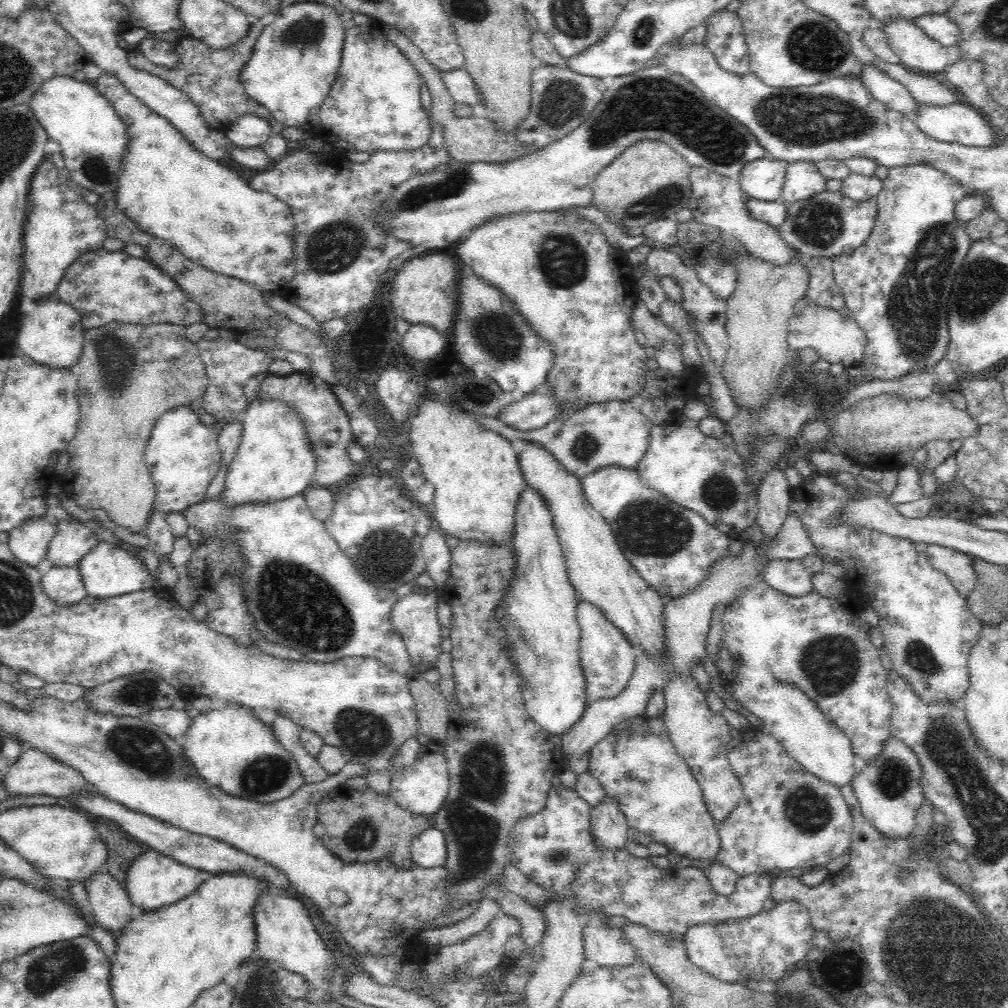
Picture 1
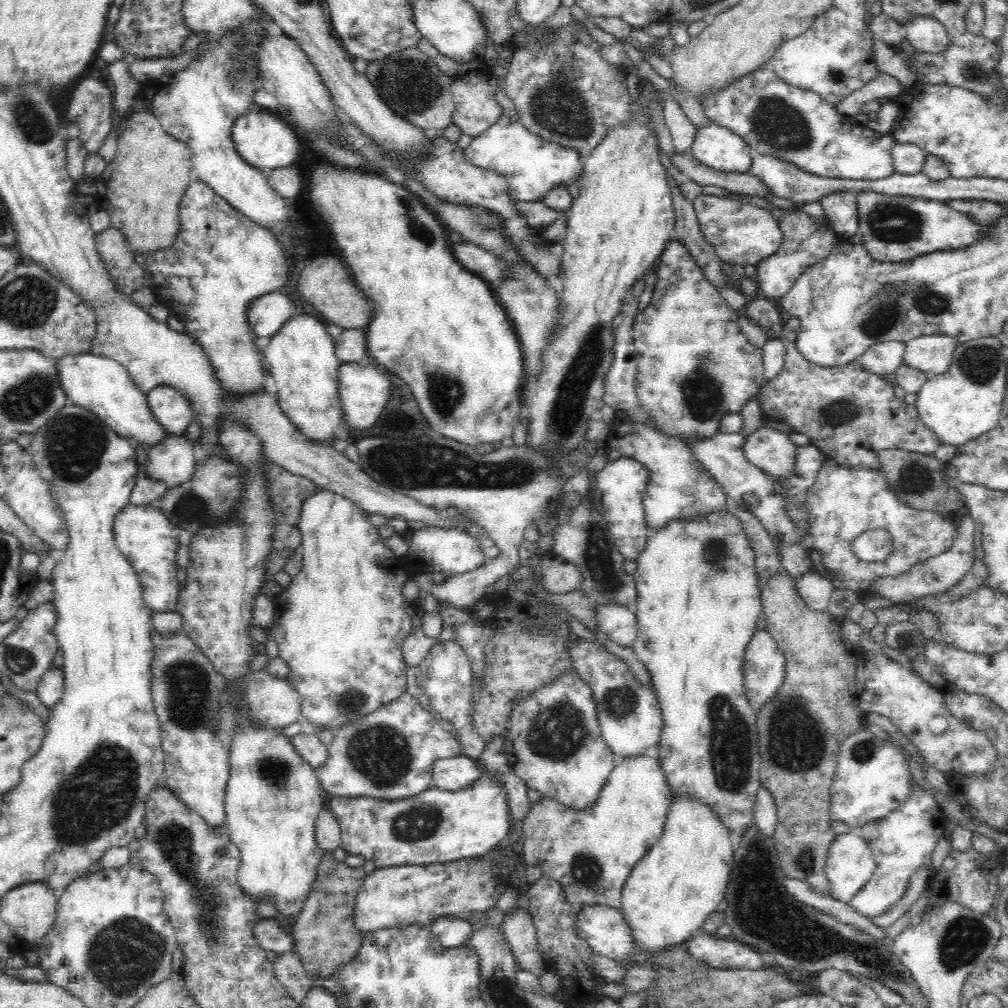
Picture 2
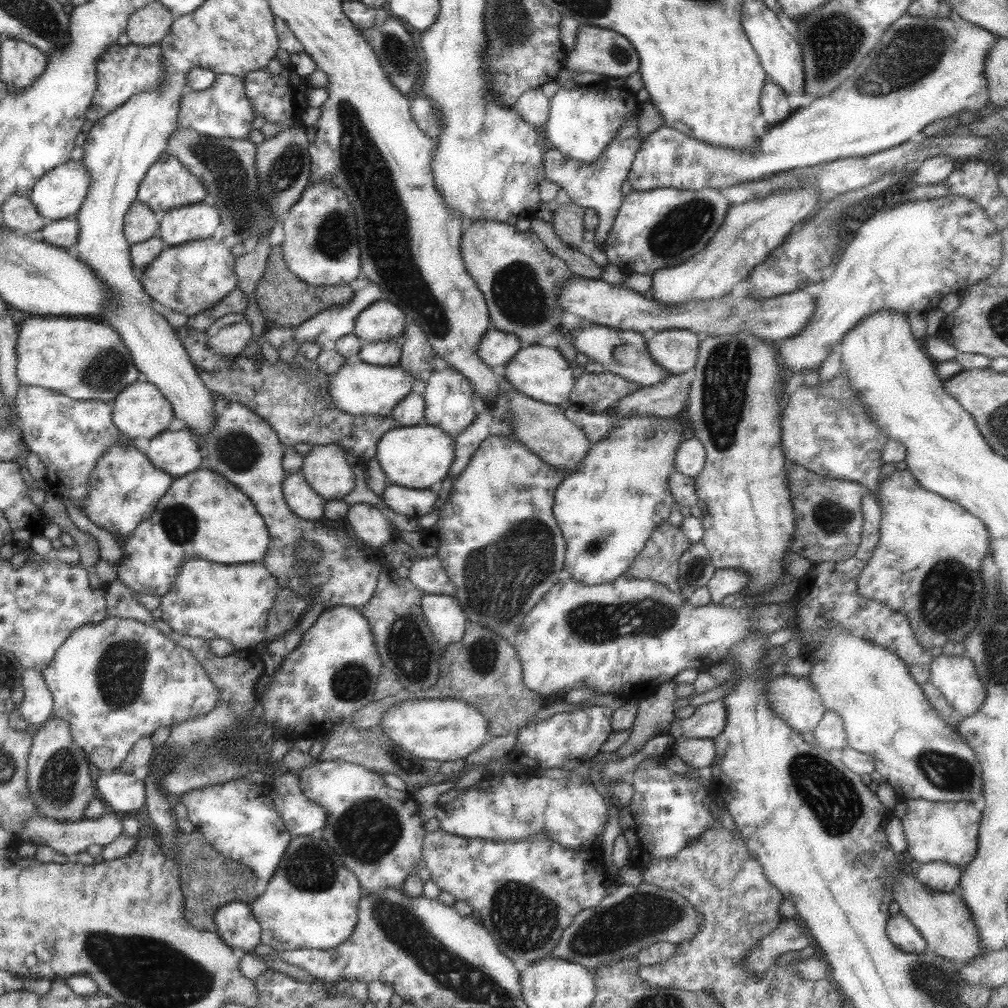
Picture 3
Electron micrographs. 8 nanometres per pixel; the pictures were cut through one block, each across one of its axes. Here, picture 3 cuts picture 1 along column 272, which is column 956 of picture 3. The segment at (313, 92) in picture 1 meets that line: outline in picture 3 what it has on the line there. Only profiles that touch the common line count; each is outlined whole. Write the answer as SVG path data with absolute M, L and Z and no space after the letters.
M910 14L902 15L886 28L882 40L848 80L841 82L823 97L818 97L809 106L794 110L782 123L769 126L768 133L759 138L755 152L710 146L664 125L640 141L641 145L632 161L627 180L634 192L662 187L692 191L708 188L720 191L735 184L762 180L784 171L823 165L842 158L870 156L912 141L921 137L923 128L937 120L952 118L962 110L977 115L985 110L989 101L985 60L997 37L987 29L964 19L954 21L949 18L929 19Z

